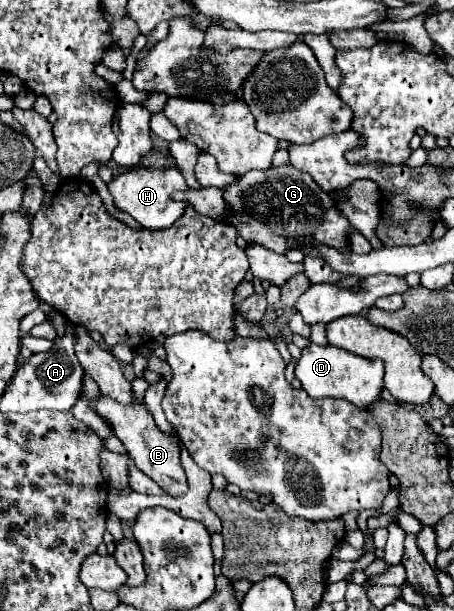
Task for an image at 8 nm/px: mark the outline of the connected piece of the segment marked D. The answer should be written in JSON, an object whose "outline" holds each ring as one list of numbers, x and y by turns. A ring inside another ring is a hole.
{"outline":[[309,342,309,346,301,350,301,358,297,360,295,376,301,382,301,388,307,394,311,394,313,398,327,398,327,396,343,398,343,400,349,400,351,404,363,408,379,398,379,392,383,388,383,362,365,360,365,358,359,358,341,348,319,346,319,344]]}

